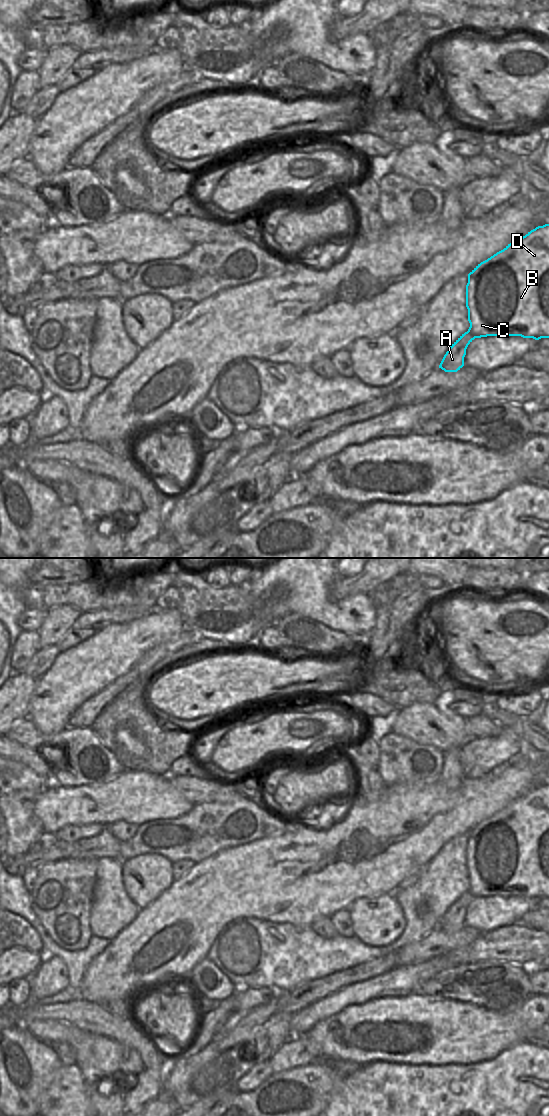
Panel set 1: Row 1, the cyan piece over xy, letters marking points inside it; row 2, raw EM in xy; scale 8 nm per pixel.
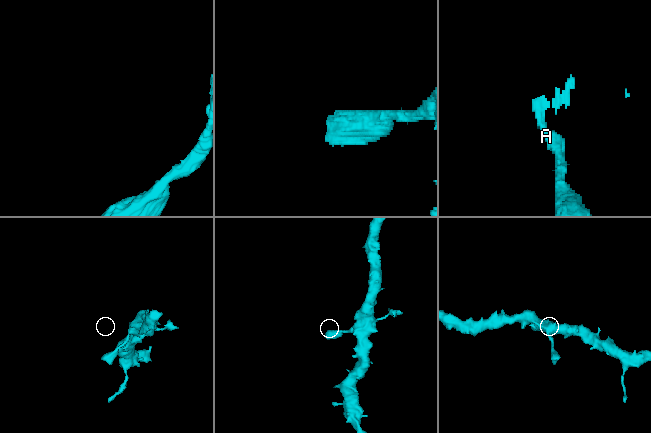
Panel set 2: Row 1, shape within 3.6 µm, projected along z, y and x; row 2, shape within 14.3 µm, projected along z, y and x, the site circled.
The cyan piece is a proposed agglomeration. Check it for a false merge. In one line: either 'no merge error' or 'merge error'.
no merge error

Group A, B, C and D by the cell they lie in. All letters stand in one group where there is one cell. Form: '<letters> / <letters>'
A B C D

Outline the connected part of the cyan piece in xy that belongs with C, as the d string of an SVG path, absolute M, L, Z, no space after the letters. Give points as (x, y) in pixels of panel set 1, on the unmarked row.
M549 784L536 787L478 824L468 834L466 867L470 887L444 915L439 928L445 932L457 932L464 926L466 909L475 898L487 896L521 896L535 900L549 898Z

